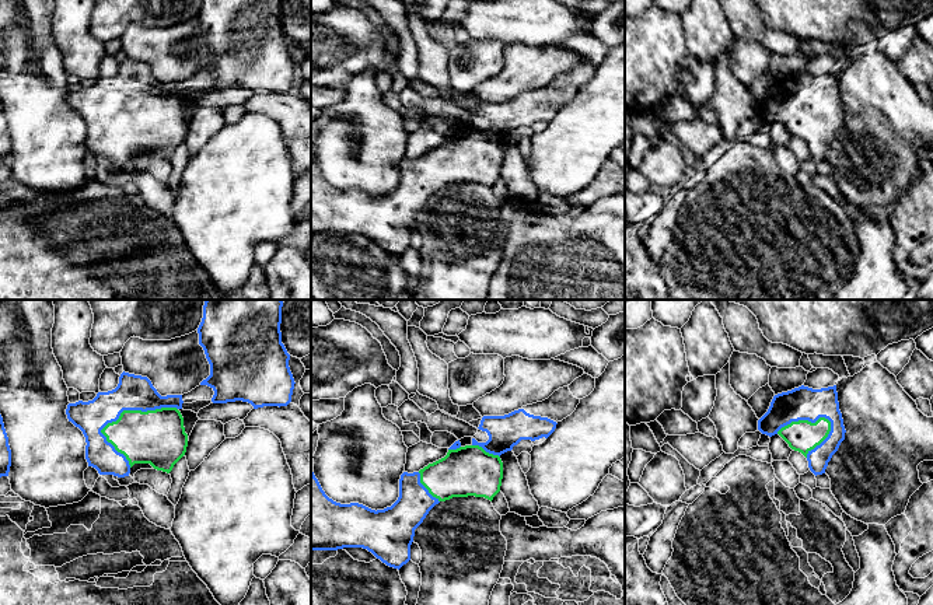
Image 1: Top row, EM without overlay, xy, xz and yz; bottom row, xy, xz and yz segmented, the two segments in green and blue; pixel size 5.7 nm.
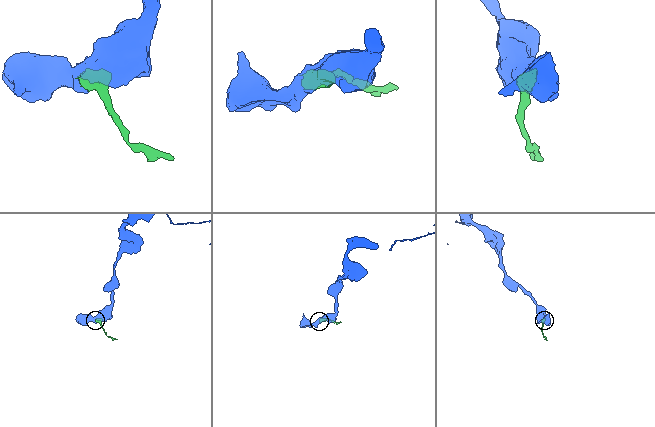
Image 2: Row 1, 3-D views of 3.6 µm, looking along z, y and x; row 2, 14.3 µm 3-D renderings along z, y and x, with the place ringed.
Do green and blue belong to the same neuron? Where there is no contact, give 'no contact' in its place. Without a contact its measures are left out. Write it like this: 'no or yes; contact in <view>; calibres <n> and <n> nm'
yes; contact in xy; calibres 320 and 200 nm

